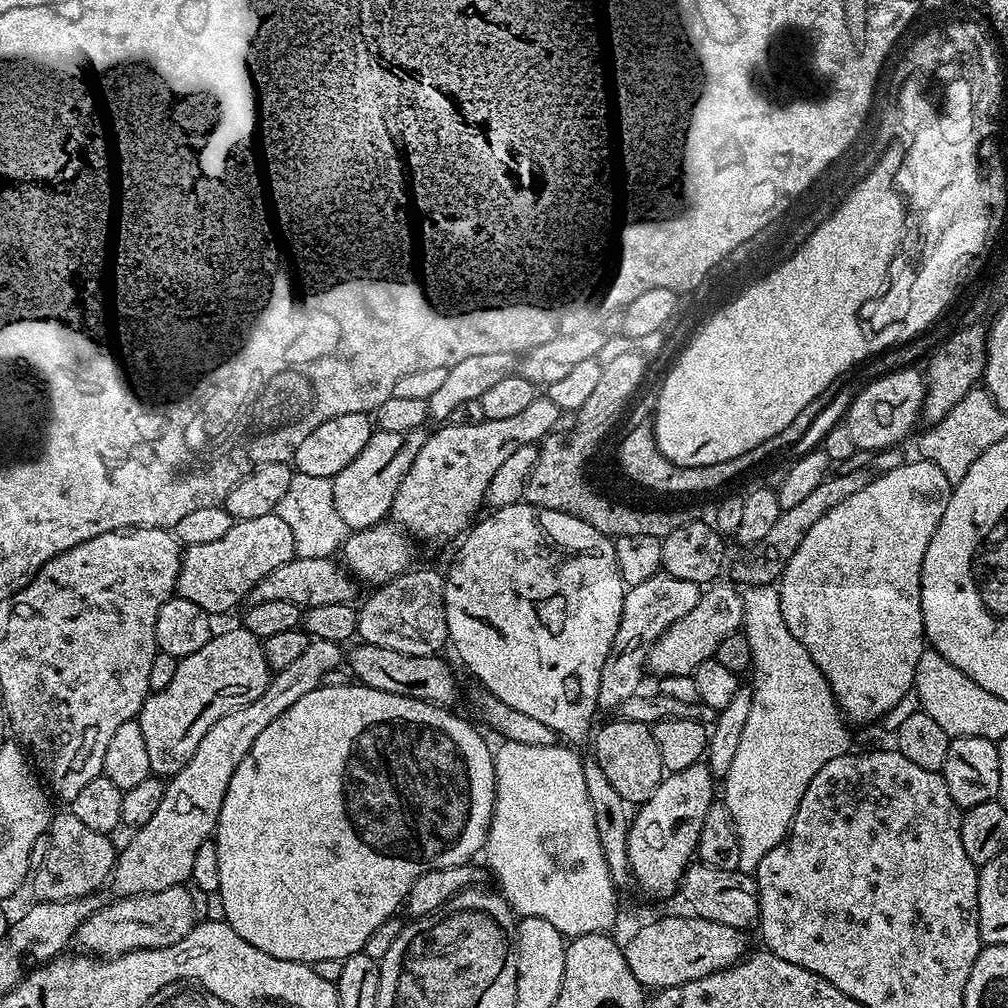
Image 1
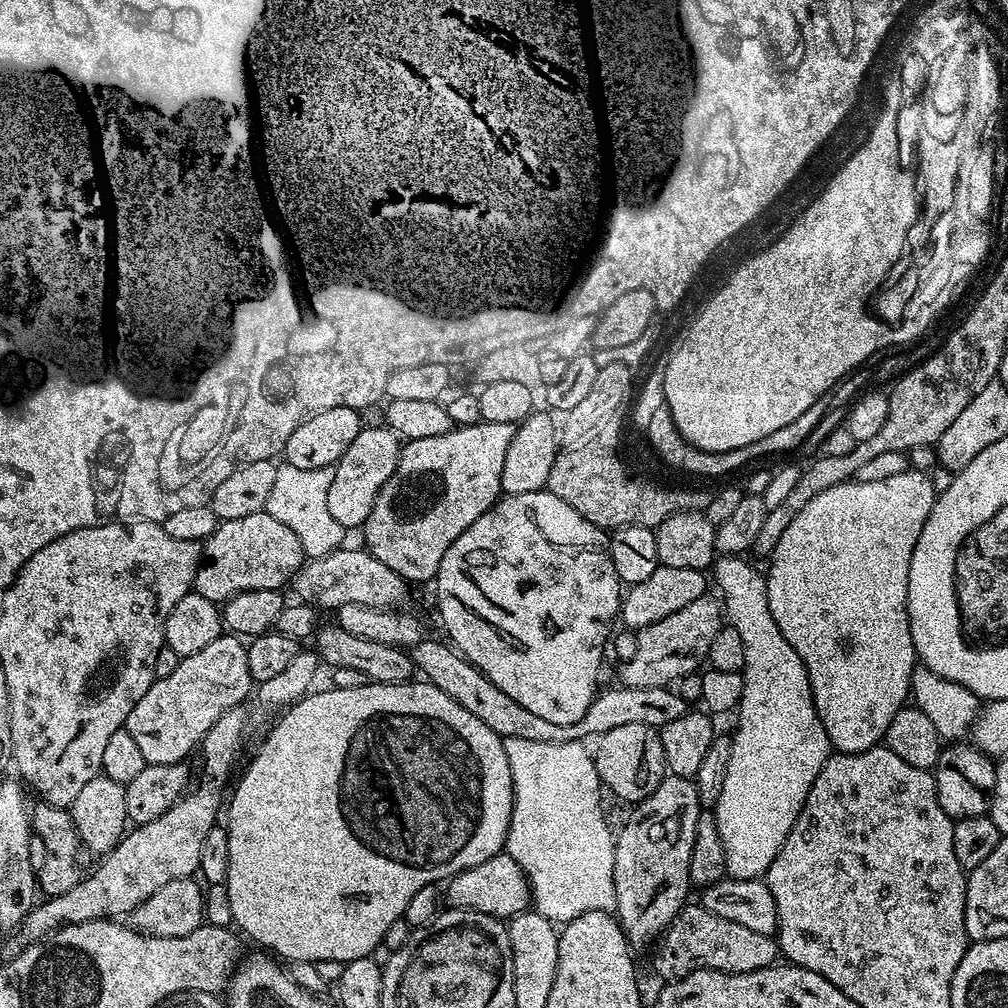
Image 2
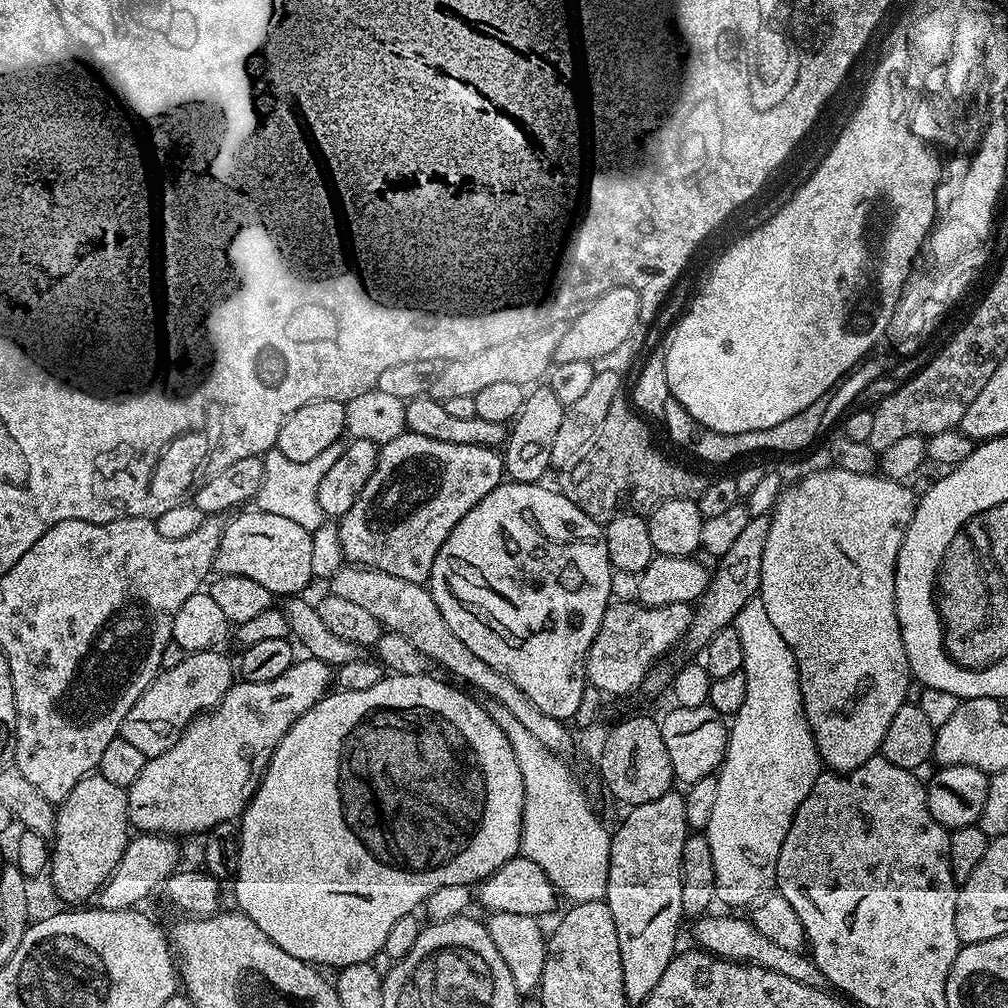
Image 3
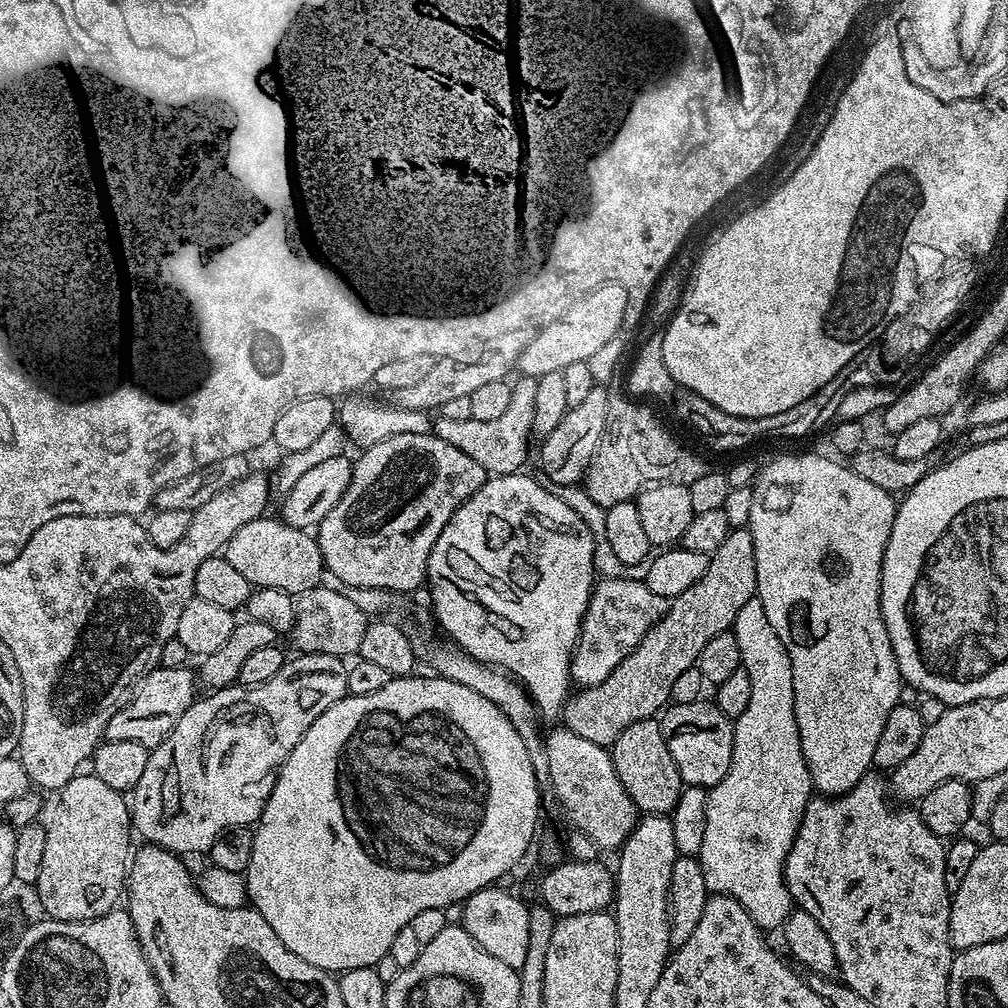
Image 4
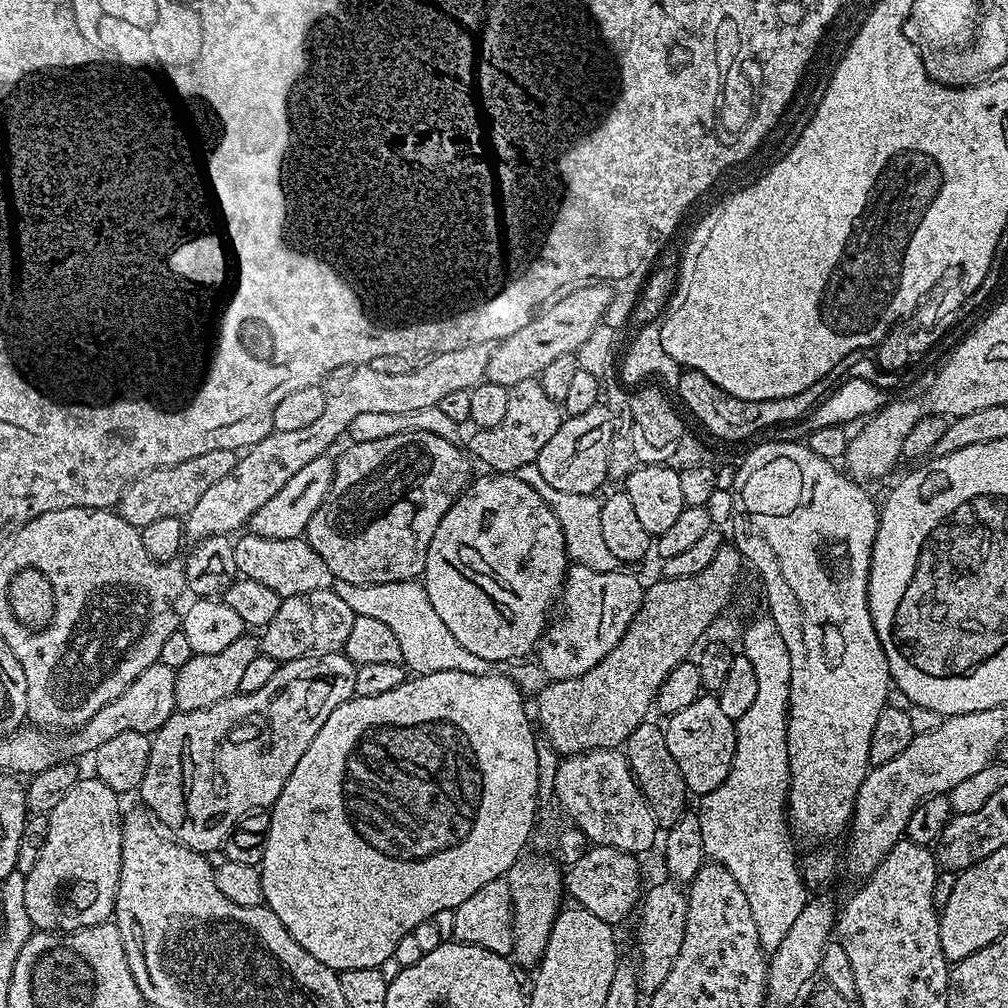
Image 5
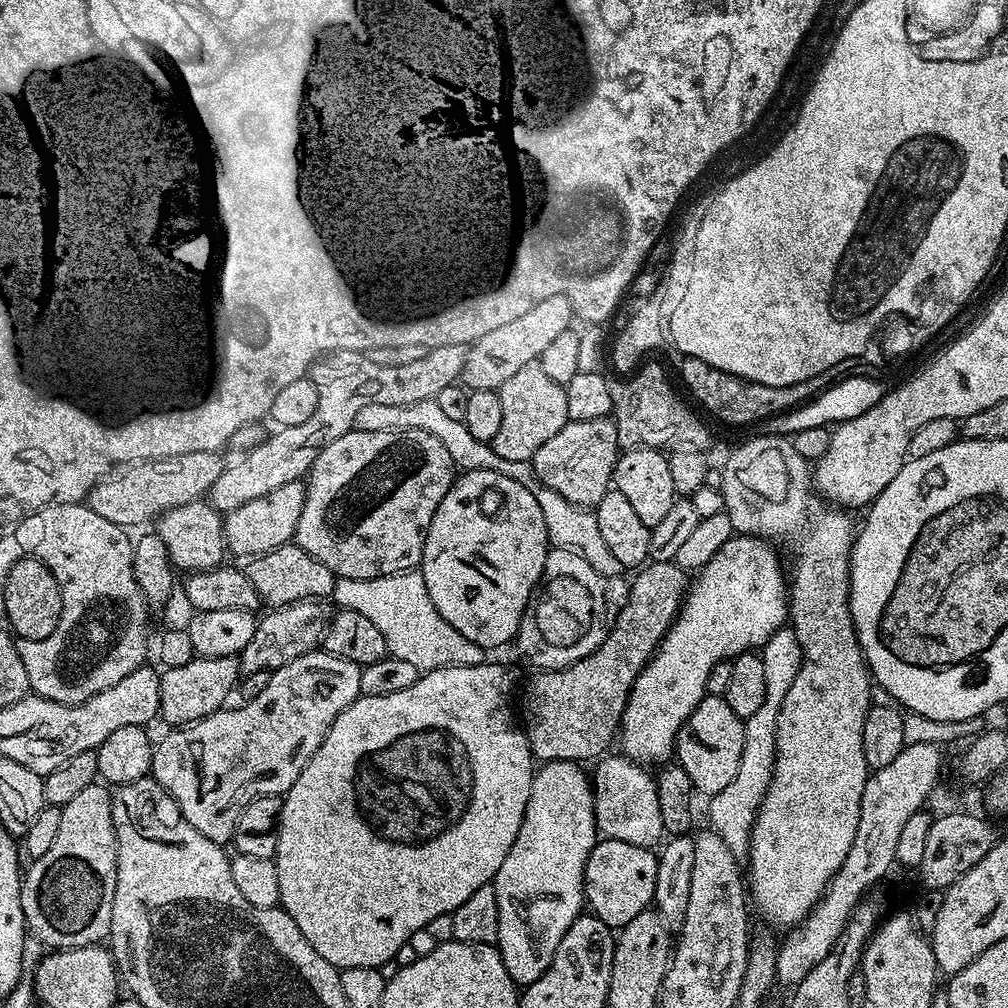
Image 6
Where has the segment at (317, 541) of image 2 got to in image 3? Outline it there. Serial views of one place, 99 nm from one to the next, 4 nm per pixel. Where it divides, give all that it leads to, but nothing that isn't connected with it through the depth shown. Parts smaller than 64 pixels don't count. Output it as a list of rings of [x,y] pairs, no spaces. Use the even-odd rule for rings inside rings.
[[[341,439],[331,446],[326,446],[309,462],[293,462],[276,447],[266,452],[262,458],[264,461],[263,484],[254,501],[257,511],[281,515],[282,518],[293,519],[303,529],[311,532],[318,531],[323,522],[326,522],[324,511],[321,510],[317,500],[318,486],[321,485],[327,471],[338,462],[339,458],[342,458],[346,448],[347,443]]]

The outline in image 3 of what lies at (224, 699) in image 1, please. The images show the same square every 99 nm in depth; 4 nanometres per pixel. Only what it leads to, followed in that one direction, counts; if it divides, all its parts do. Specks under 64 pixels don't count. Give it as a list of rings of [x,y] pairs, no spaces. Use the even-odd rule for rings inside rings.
[[[220,650],[189,652],[182,662],[178,662],[178,666],[165,668],[156,675],[152,680],[152,685],[140,695],[138,702],[134,702],[134,706],[130,706],[130,714],[126,714],[120,727],[119,739],[130,742],[136,749],[142,750],[142,754],[146,758],[161,756],[163,752],[170,750],[170,746],[174,746],[174,742],[178,742],[178,738],[196,717],[211,712],[219,704],[220,699],[230,691],[233,683],[233,661],[231,664],[220,653]]]

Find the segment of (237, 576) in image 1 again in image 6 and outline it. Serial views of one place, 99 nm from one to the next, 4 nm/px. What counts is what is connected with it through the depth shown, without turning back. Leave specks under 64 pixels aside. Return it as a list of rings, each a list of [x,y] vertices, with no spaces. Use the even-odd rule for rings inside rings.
[[[292,542],[249,559],[247,564],[246,571],[250,582],[254,584],[254,590],[260,595],[260,603],[269,609],[296,604],[300,600],[320,600],[331,597],[337,582],[337,577],[333,576],[326,566],[322,566],[318,558],[306,554],[306,550],[297,548]]]

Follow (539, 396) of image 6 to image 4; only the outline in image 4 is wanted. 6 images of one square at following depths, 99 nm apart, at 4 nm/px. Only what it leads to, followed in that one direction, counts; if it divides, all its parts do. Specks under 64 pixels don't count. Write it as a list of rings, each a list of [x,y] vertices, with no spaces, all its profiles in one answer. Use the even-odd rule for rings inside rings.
[[[520,376],[517,381],[512,384],[507,409],[500,417],[494,418],[494,422],[463,424],[455,418],[442,418],[439,415],[434,420],[435,436],[442,438],[442,442],[450,442],[450,446],[462,450],[462,454],[474,458],[474,462],[478,462],[488,476],[508,476],[521,471],[528,460],[528,439],[534,436],[534,393],[538,390],[538,379],[535,376]]]

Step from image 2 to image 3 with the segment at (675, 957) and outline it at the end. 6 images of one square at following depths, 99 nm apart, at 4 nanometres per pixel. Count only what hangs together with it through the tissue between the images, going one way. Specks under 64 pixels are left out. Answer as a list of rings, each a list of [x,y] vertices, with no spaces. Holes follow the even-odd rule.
[[[705,914],[695,921],[696,924],[692,928],[692,936],[696,939],[695,947],[711,954],[712,956],[720,956],[723,960],[733,960],[735,964],[753,964],[759,968],[770,970],[774,974],[783,974],[785,978],[791,978],[793,982],[802,982],[802,986],[810,986],[811,988],[827,989],[829,987],[828,979],[822,974],[822,970],[818,970],[818,966],[812,961],[811,955],[799,952],[798,950],[790,950],[775,942],[771,938],[766,938],[766,934],[760,933],[753,926],[751,919],[744,918],[739,920],[739,915],[728,914],[732,916],[712,916],[713,914]]]

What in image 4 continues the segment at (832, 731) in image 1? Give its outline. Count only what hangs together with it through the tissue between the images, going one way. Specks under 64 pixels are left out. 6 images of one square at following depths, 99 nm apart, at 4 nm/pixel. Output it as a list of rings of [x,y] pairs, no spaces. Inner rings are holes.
[[[755,598],[746,602],[746,606],[738,610],[730,631],[738,642],[740,667],[750,674],[750,706],[735,717],[732,729],[734,750],[726,778],[707,789],[706,834],[702,838],[698,859],[709,893],[732,896],[760,929],[779,929],[794,907],[784,881],[784,863],[814,789],[802,754],[802,742],[798,738],[798,722],[794,718],[794,674],[790,654],[786,646],[782,646],[782,638],[774,634],[774,626],[770,626],[762,602]]]

